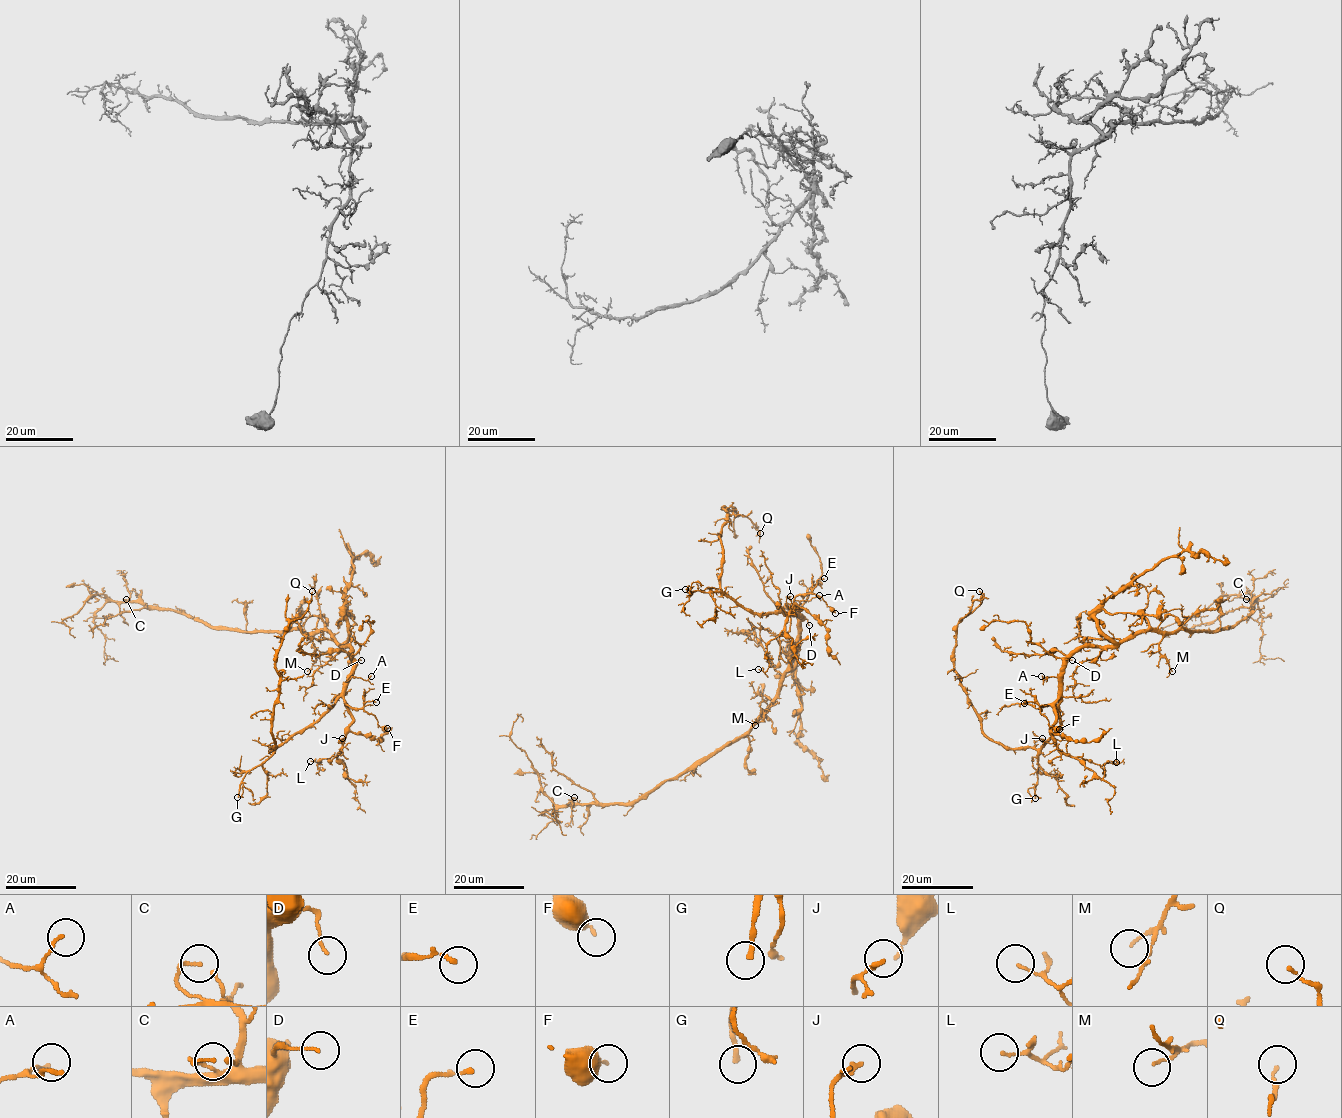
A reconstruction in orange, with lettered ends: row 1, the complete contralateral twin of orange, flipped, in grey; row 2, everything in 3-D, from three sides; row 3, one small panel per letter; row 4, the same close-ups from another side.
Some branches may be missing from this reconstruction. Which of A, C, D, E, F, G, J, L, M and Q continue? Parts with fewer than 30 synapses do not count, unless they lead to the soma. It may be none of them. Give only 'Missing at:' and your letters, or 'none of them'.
Missing at: G

